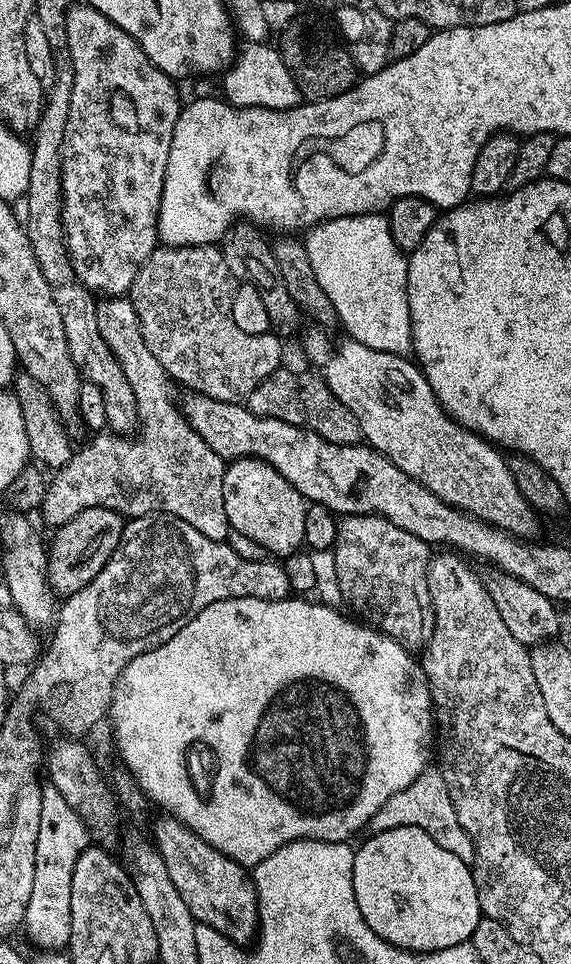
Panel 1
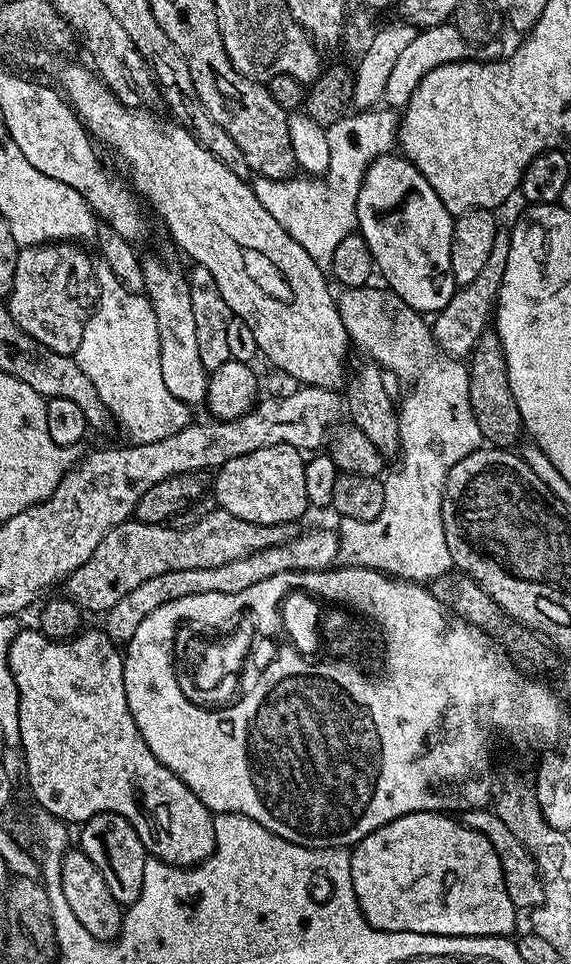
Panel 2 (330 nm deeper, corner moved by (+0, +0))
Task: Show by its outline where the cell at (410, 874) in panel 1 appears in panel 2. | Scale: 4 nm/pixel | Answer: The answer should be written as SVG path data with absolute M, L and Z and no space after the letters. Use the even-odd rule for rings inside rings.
M411 812L389 824L383 824L368 836L362 837L350 852L350 870L347 879L354 886L354 894L358 906L362 910L364 920L379 932L413 932L414 934L442 934L443 936L506 936L511 937L516 928L518 910L514 902L510 902L510 894L506 890L502 862L494 850L494 846L478 830L468 828L459 819L443 812Z

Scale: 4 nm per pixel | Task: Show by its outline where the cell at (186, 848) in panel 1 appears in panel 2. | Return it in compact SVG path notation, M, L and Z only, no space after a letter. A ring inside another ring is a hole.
M39 630L33 632L17 631L16 637L12 639L12 644L8 647L8 665L12 671L14 682L20 691L18 698L18 730L20 731L19 751L24 751L24 772L28 775L28 788L32 791L32 796L37 800L39 807L48 811L59 820L67 822L69 825L79 825L81 822L98 815L100 812L113 812L130 822L138 834L140 841L144 843L144 851L149 857L161 860L167 864L173 864L179 868L192 868L195 864L201 864L210 858L210 854L216 849L216 835L212 825L213 813L202 801L188 791L186 782L182 778L172 775L172 771L162 766L158 758L146 746L134 718L130 714L130 706L126 702L126 686L124 685L124 658L121 649L103 631L85 631L68 640L51 640L43 635Z

